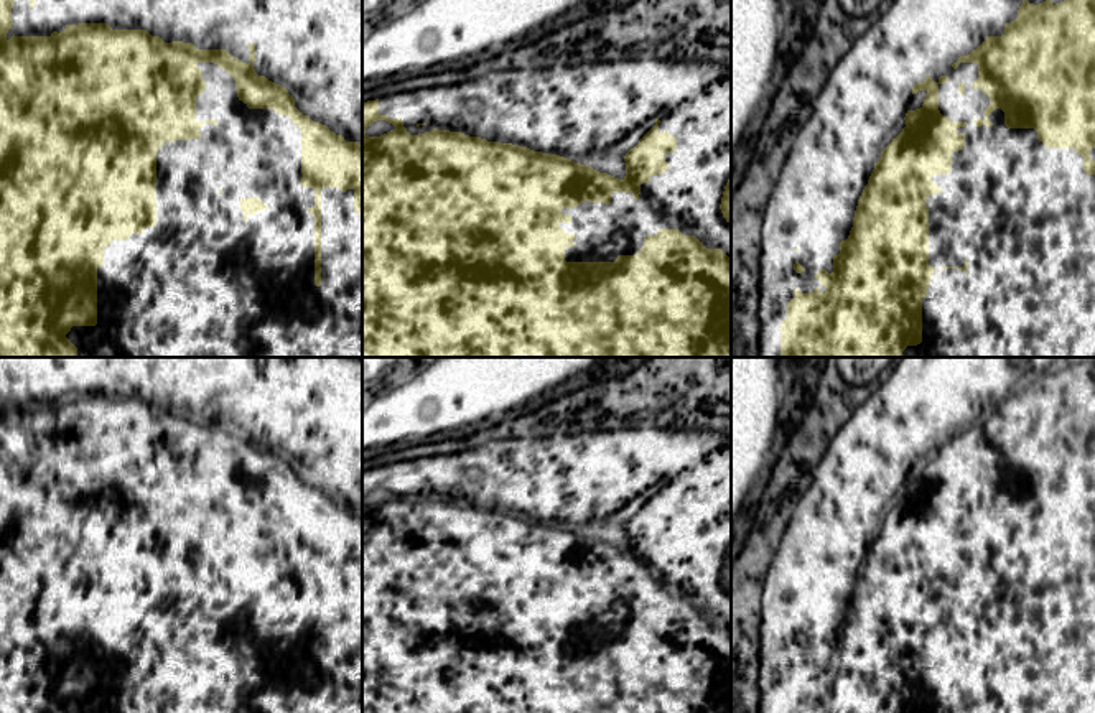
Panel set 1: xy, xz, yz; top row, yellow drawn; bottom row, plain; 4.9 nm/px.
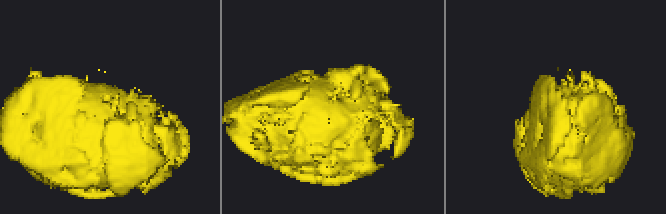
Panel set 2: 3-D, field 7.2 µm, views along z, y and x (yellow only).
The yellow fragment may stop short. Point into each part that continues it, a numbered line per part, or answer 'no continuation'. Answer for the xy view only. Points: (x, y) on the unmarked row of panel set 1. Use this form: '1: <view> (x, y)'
1: xy (201, 644)

